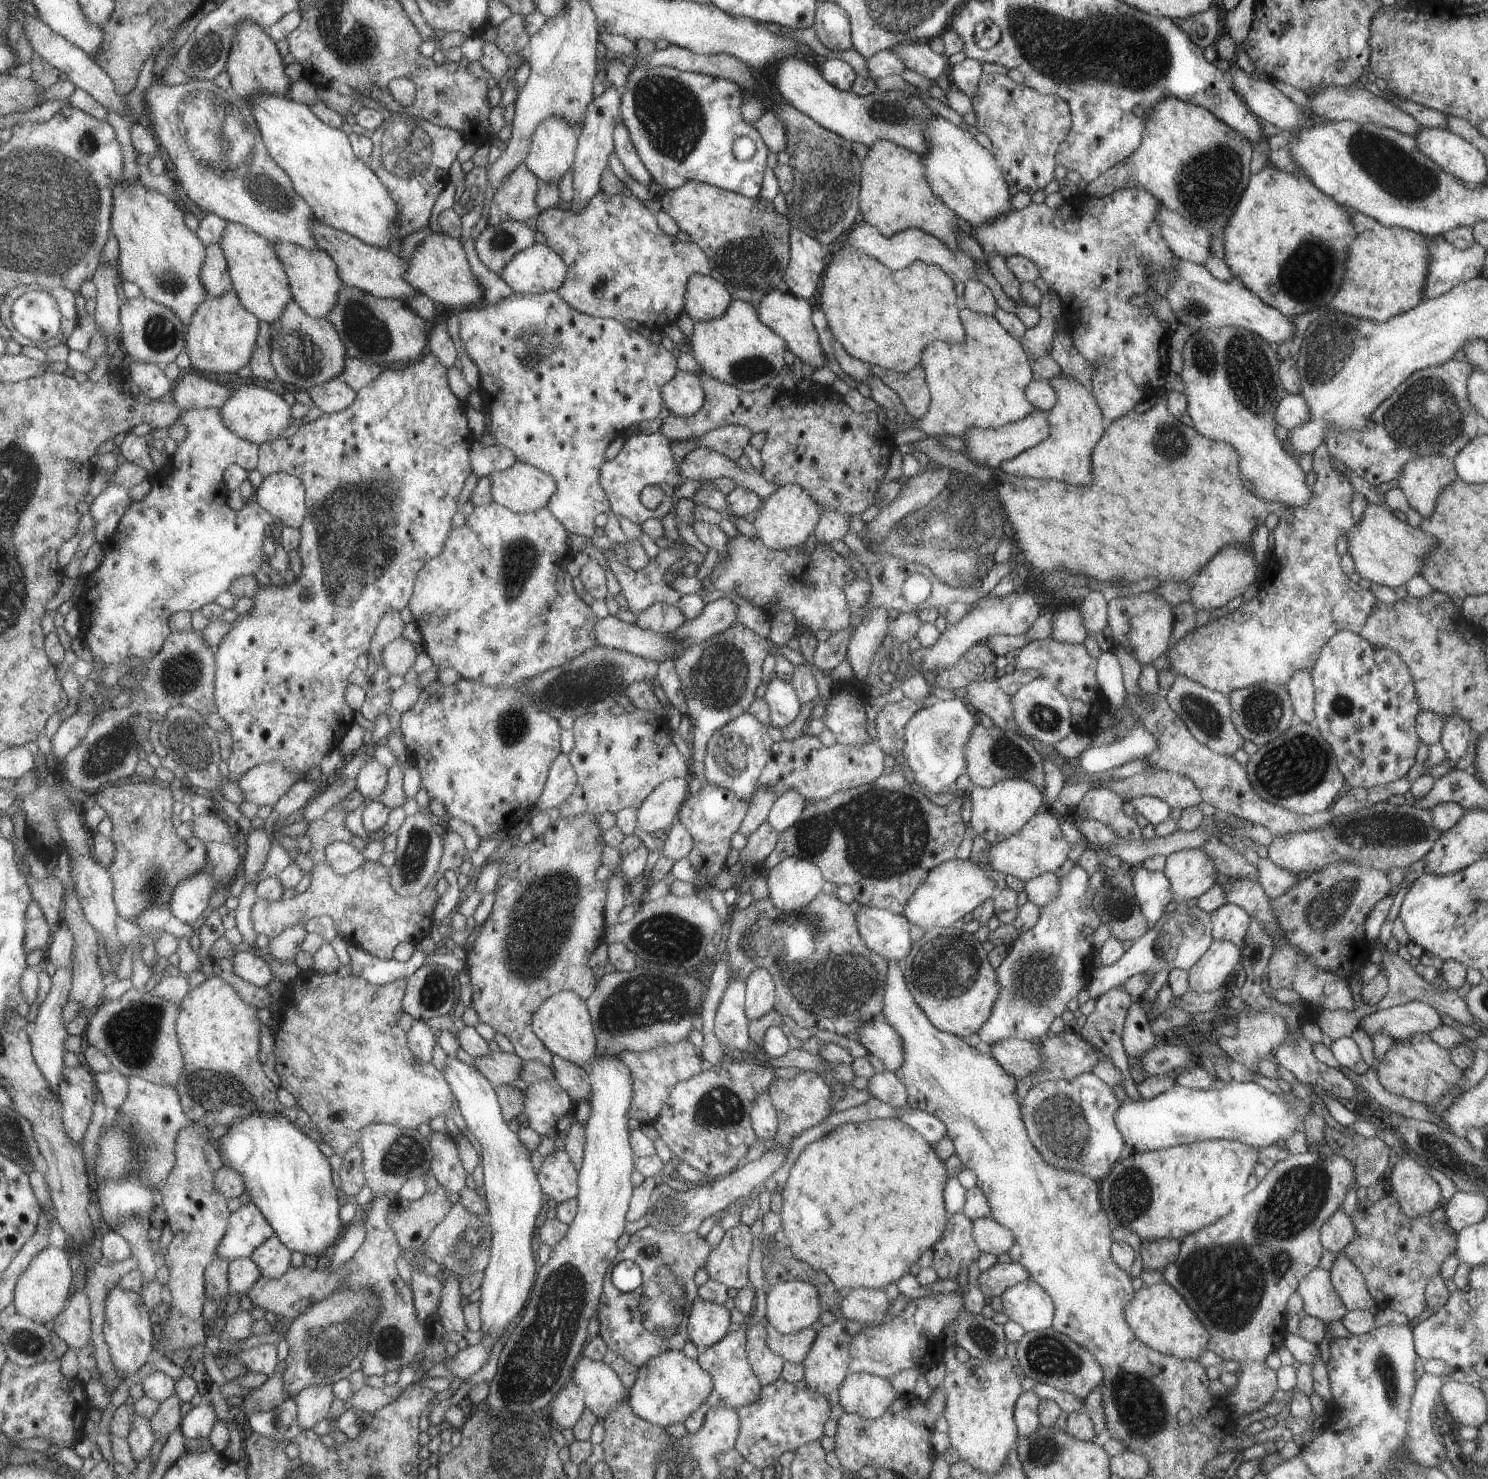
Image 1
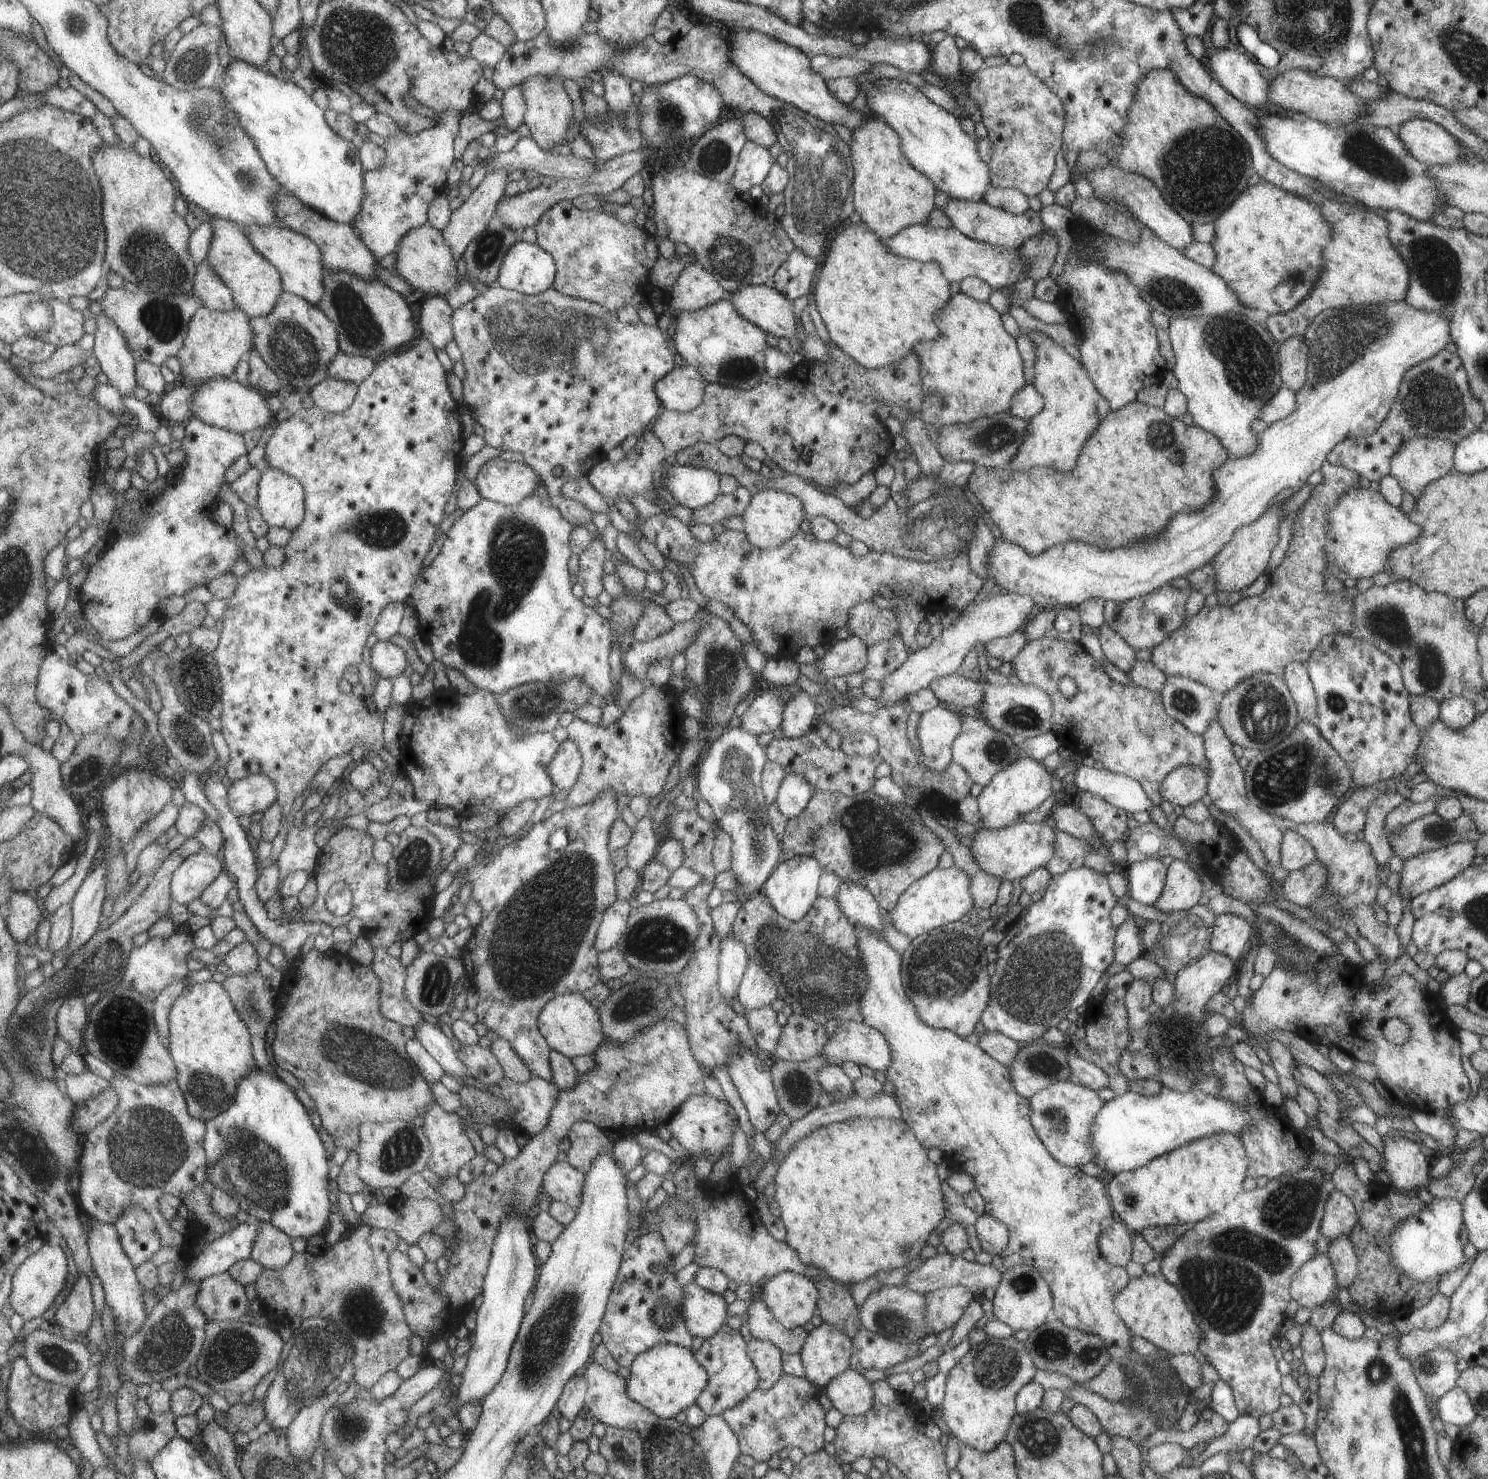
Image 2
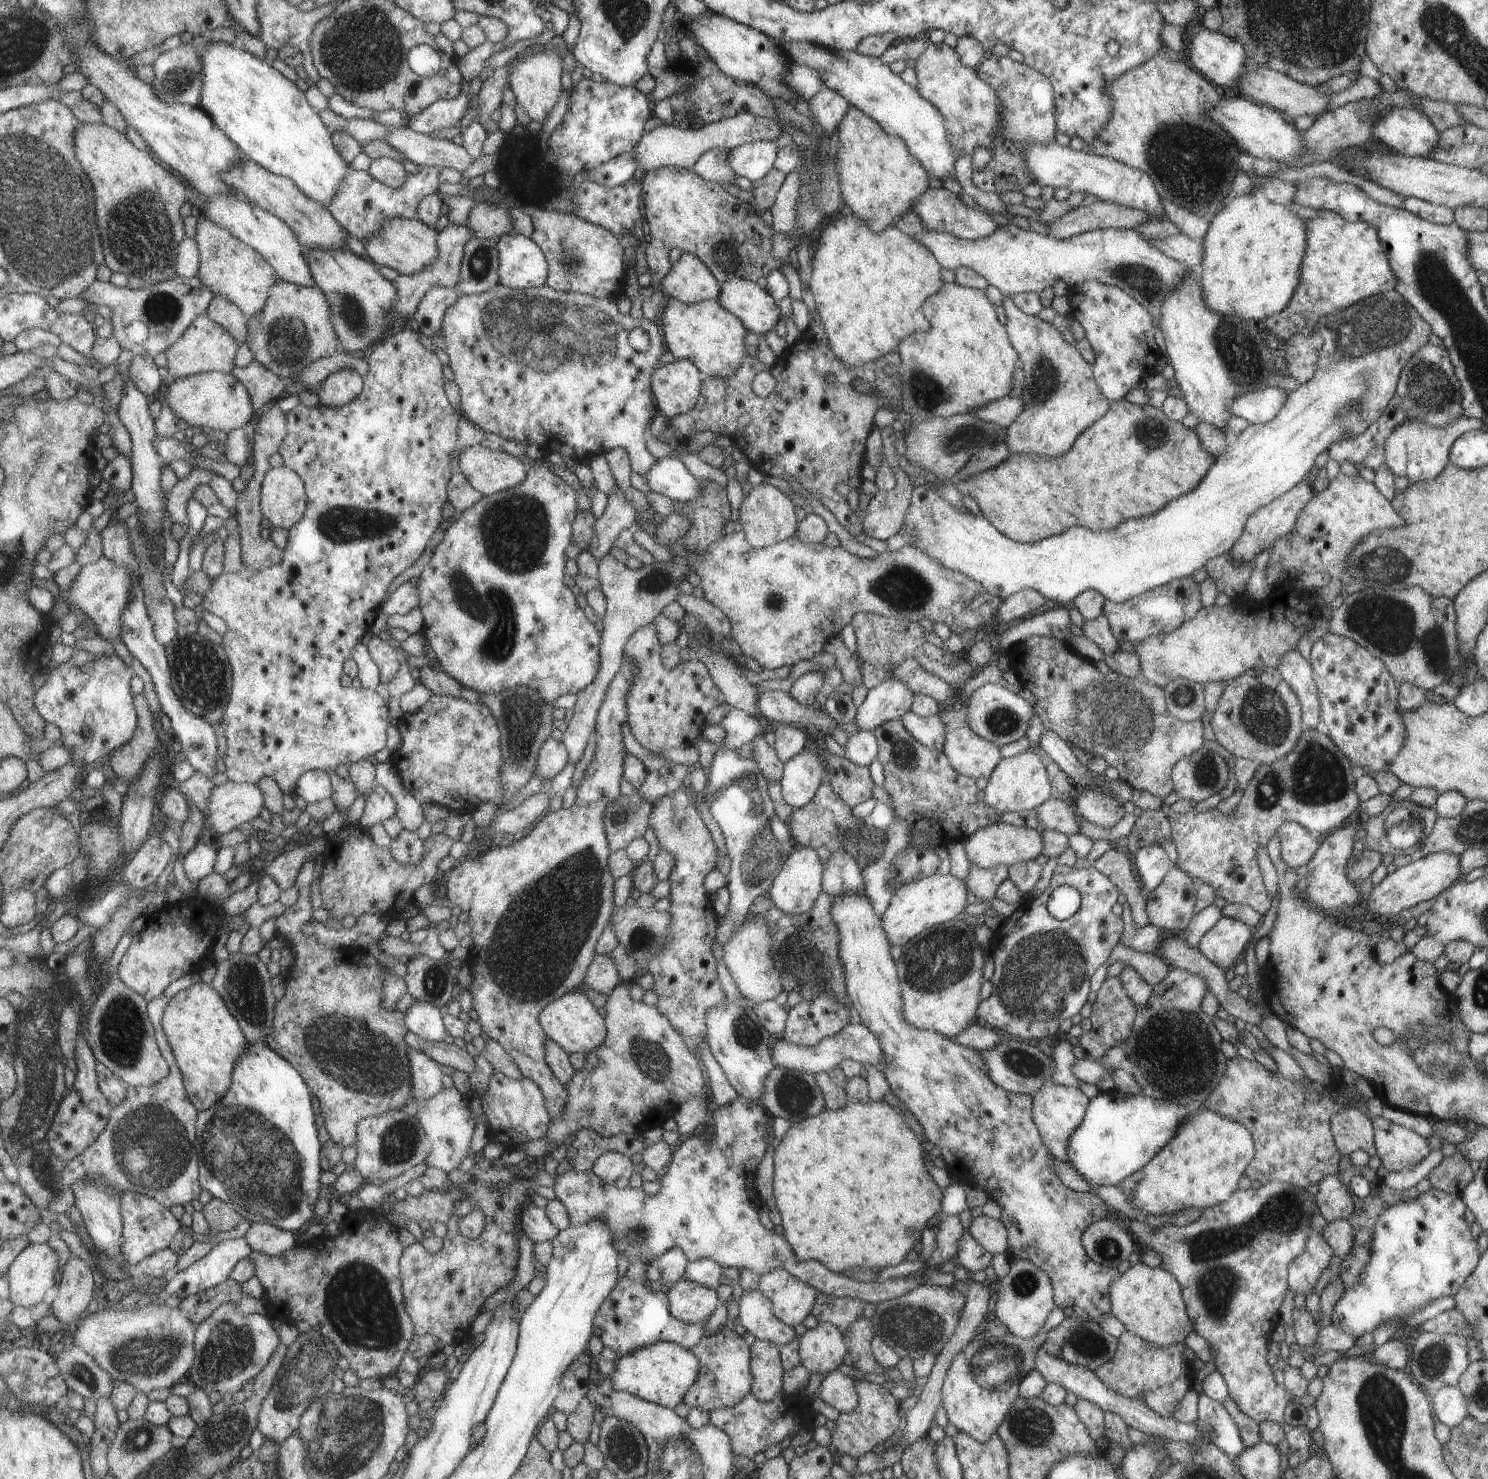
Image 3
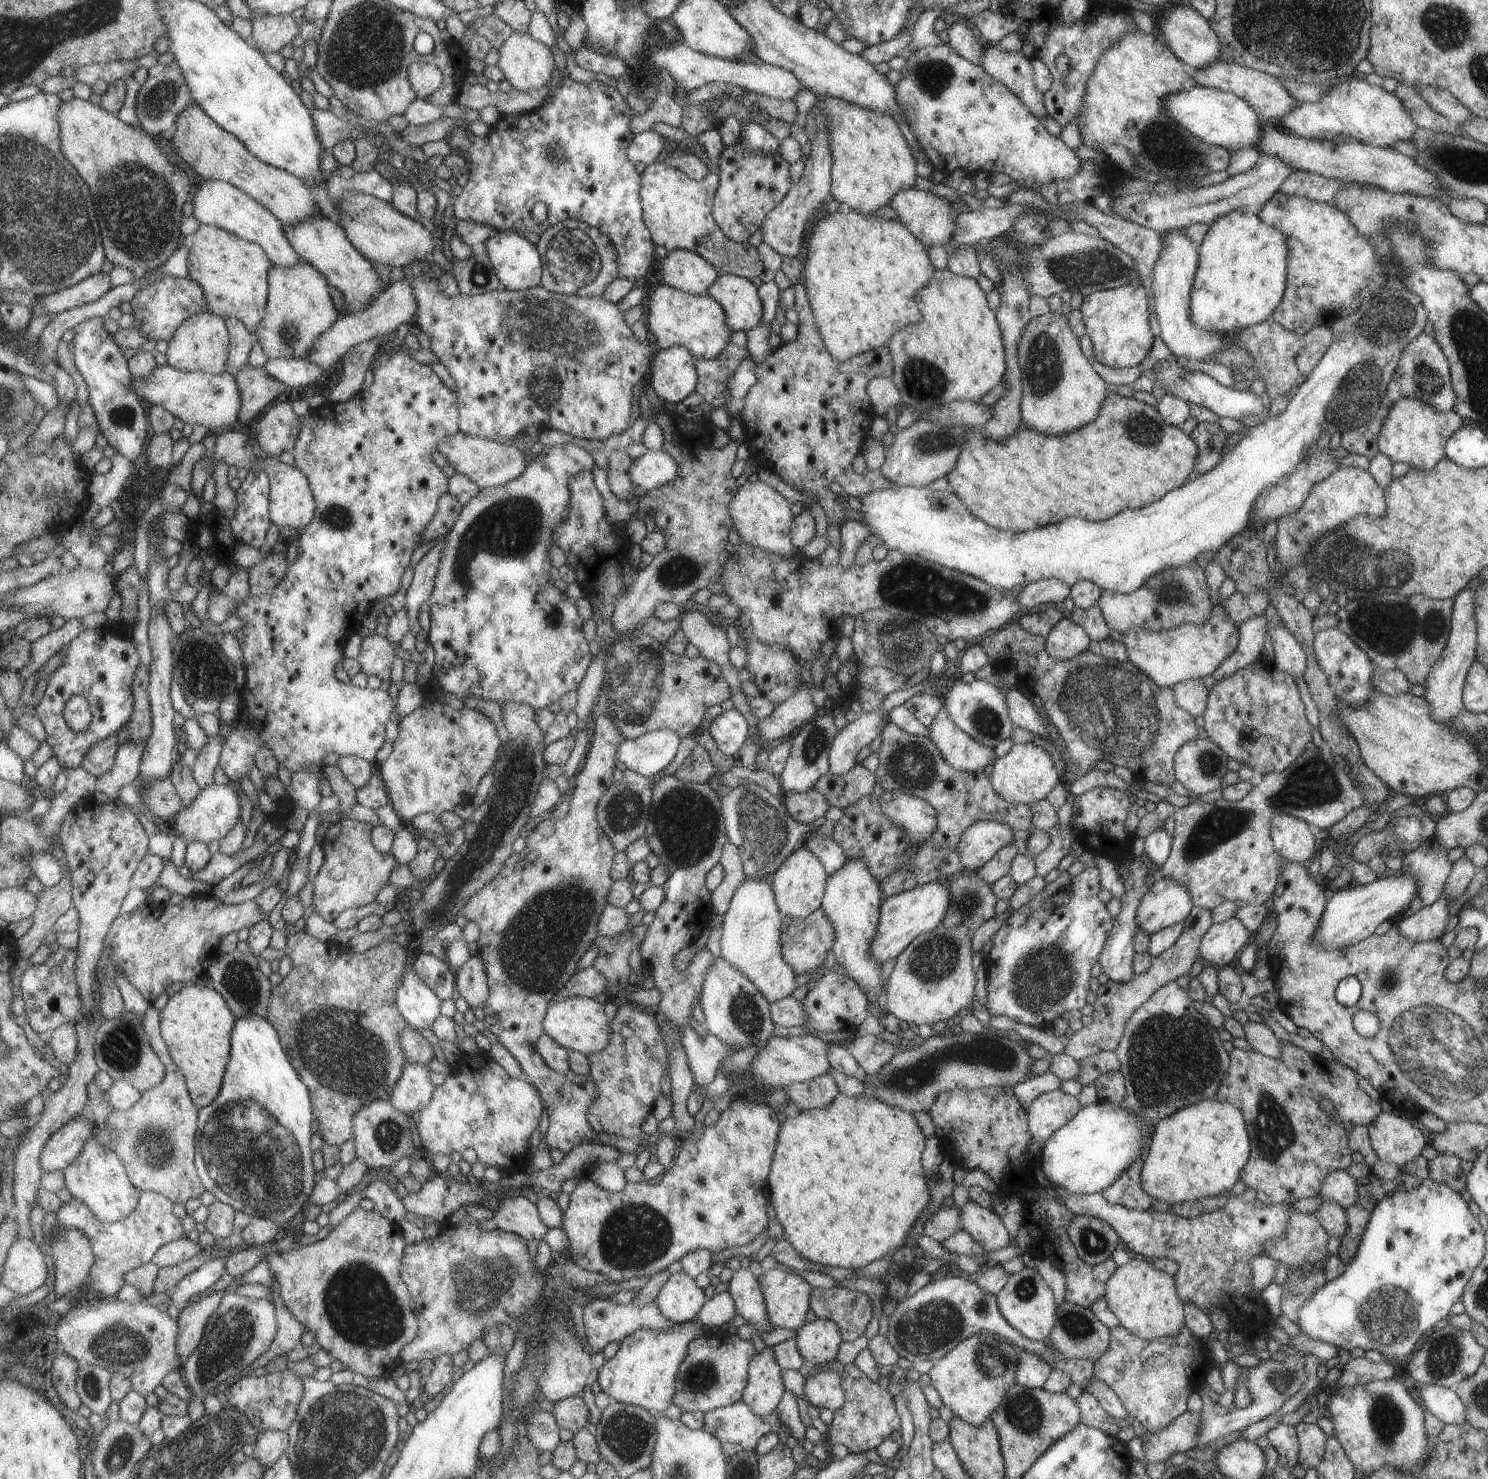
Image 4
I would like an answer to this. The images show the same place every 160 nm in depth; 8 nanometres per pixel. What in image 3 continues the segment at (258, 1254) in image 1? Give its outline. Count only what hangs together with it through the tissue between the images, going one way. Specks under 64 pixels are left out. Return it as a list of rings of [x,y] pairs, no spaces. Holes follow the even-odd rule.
[[[268,1223],[251,1224],[245,1237],[253,1251],[267,1256],[283,1256],[298,1244],[297,1234]]]

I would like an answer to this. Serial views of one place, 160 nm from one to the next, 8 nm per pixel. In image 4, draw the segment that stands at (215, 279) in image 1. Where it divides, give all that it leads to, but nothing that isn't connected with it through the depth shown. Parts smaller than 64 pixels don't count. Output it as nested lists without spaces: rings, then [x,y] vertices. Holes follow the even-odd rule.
[[[235,316],[225,317],[225,320],[230,333],[230,356],[227,371],[235,376],[244,367],[249,366],[250,355],[257,337]]]

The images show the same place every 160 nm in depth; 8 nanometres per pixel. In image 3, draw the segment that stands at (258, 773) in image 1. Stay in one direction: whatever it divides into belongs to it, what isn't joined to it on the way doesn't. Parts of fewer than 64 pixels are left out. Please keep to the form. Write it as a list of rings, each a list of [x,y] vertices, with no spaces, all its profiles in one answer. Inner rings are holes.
[[[230,779],[223,785],[217,785],[211,799],[210,818],[207,818],[207,837],[239,828],[243,823],[259,817],[263,807],[266,807],[266,799],[258,785],[235,783]]]

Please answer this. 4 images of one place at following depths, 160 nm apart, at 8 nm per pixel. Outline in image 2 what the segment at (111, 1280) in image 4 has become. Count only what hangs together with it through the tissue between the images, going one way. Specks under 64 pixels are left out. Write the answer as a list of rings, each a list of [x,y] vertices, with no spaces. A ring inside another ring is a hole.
[[[129,1203],[115,1223],[125,1252],[137,1267],[165,1247],[152,1214],[137,1203]]]

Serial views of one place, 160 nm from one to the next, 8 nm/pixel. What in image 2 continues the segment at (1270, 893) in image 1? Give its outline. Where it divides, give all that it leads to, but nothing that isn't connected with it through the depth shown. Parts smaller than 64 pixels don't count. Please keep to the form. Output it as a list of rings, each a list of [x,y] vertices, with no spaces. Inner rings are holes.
[[[1313,860],[1303,868],[1289,871],[1281,888],[1281,896],[1299,906],[1309,907],[1318,900],[1326,884],[1327,869],[1324,864]]]

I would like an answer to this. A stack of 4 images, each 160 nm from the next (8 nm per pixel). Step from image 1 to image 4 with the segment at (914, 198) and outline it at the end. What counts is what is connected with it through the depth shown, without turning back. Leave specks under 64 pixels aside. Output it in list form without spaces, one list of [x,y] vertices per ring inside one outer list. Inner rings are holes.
[[[818,98],[825,108],[825,122],[829,128],[829,147],[832,153],[831,184],[828,199],[845,204],[863,216],[887,206],[889,200],[901,190],[913,188],[915,162],[891,116],[837,100]]]

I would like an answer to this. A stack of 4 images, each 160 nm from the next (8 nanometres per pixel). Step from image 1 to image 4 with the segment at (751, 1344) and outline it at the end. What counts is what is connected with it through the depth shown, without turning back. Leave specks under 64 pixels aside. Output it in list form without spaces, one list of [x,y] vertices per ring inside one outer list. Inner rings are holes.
[[[764,1346],[761,1351],[757,1351],[757,1355],[752,1357],[751,1363],[748,1365],[748,1383],[740,1400],[749,1406],[755,1416],[763,1416],[770,1414],[771,1410],[777,1406],[777,1402],[783,1396],[783,1382],[781,1381],[781,1368],[777,1364],[777,1360],[771,1346]]]

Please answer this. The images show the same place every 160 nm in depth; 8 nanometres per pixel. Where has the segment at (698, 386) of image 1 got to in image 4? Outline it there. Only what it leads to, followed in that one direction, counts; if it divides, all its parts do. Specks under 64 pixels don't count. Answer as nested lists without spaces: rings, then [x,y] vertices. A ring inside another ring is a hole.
[[[678,346],[660,349],[653,360],[648,382],[659,399],[676,407],[696,390],[697,374],[692,354]]]

